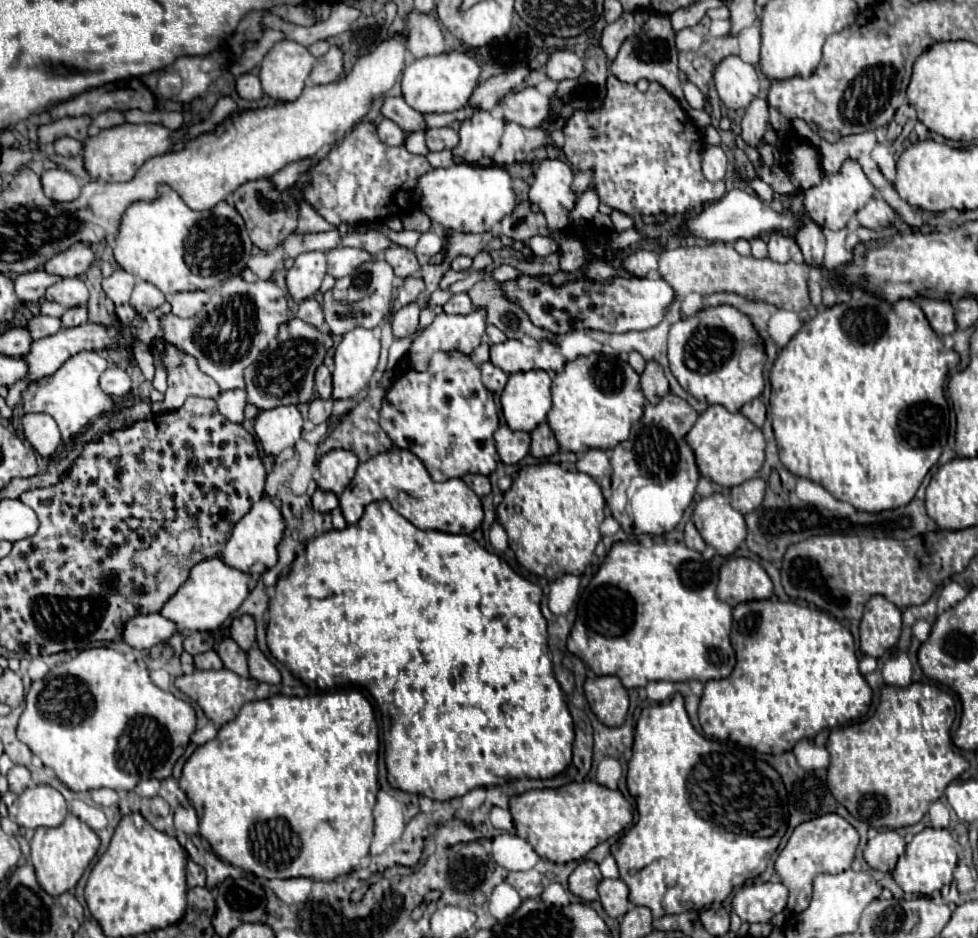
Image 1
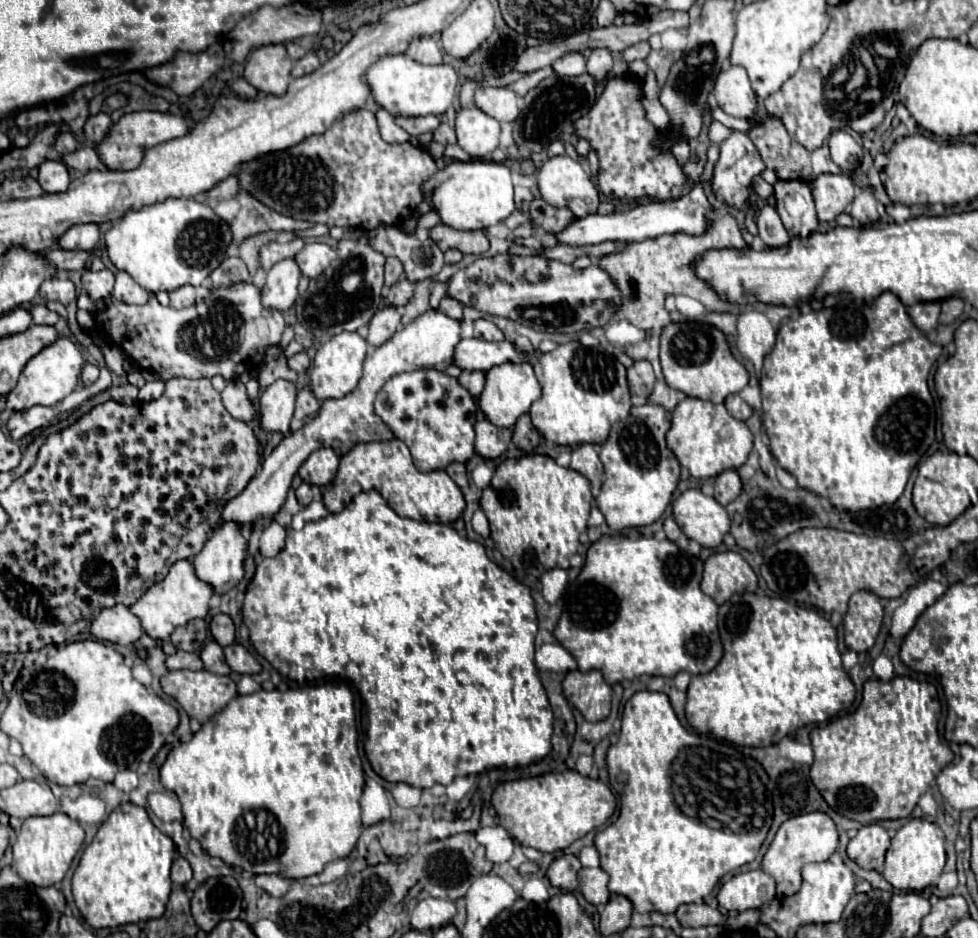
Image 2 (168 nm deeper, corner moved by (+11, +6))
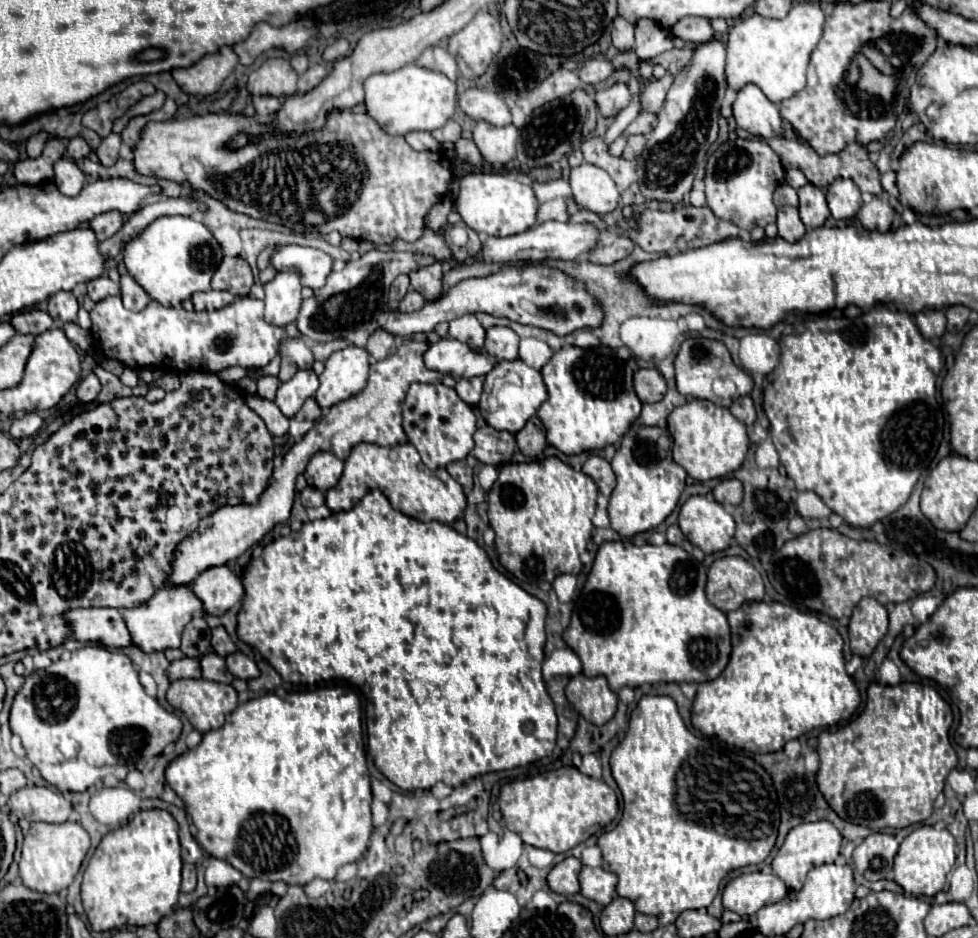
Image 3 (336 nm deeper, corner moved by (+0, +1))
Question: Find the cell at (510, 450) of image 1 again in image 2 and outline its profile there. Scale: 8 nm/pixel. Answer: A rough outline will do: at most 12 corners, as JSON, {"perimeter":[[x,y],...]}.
{"perimeter":[[487,419],[475,423],[475,453],[501,457],[511,443],[511,429]]}

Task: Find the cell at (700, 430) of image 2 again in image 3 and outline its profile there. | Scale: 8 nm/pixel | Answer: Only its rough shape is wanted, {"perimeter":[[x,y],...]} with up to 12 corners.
{"perimeter":[[694,398],[672,410],[674,462],[700,482],[744,464],[746,426]]}

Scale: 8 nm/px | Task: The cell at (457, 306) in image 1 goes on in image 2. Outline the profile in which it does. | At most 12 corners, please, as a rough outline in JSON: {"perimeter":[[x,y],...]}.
{"perimeter":[[449,297],[441,299],[439,311],[457,321],[463,319],[463,305]]}

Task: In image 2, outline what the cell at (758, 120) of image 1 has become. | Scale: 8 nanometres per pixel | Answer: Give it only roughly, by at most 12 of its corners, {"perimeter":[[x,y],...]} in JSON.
{"perimeter":[[733,131],[721,143],[711,189],[745,209],[751,181],[765,171],[753,141]]}

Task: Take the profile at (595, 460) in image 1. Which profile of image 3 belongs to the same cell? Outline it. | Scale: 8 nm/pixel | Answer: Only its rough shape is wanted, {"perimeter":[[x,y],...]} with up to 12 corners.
{"perimeter":[[598,454],[588,456],[582,472],[604,496],[616,486],[610,464]]}

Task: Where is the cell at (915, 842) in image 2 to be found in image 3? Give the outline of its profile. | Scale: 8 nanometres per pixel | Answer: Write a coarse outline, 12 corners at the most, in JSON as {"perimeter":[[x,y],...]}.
{"perimeter":[[942,828],[910,832],[894,880],[914,896],[944,888],[956,840]]}

